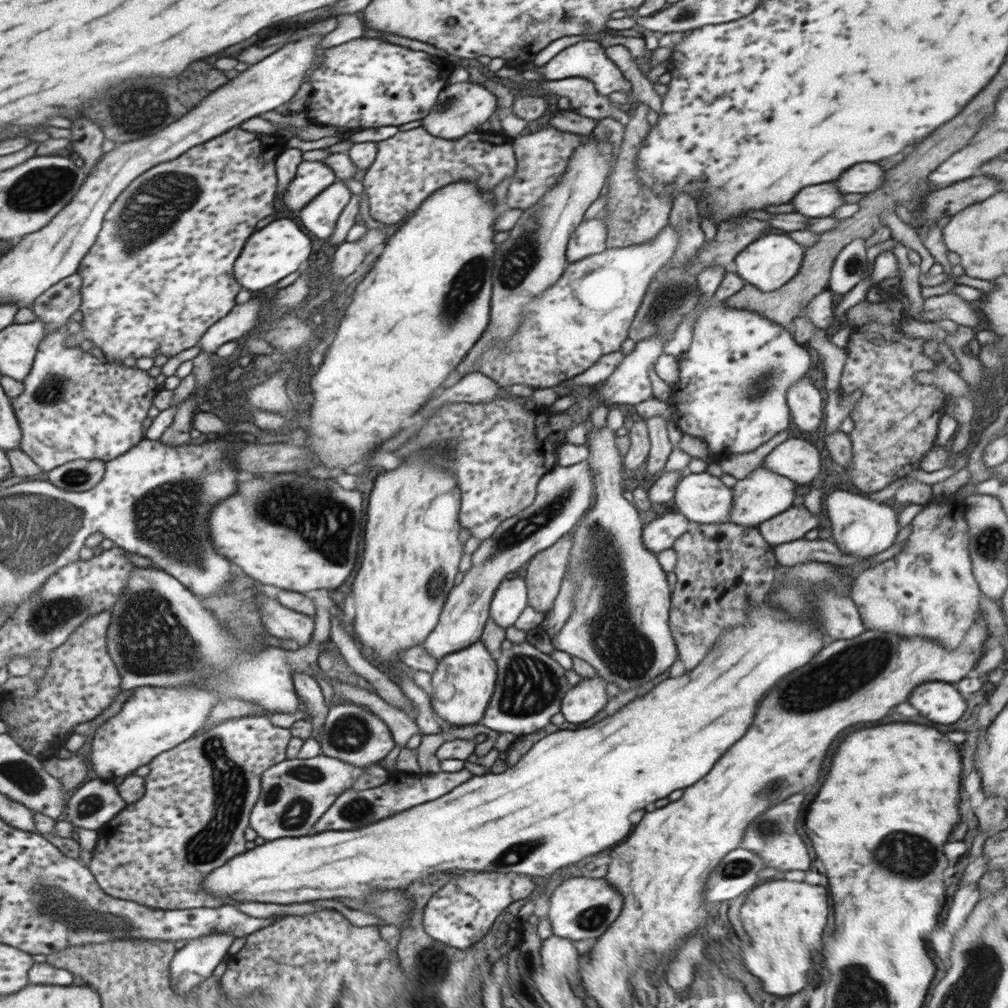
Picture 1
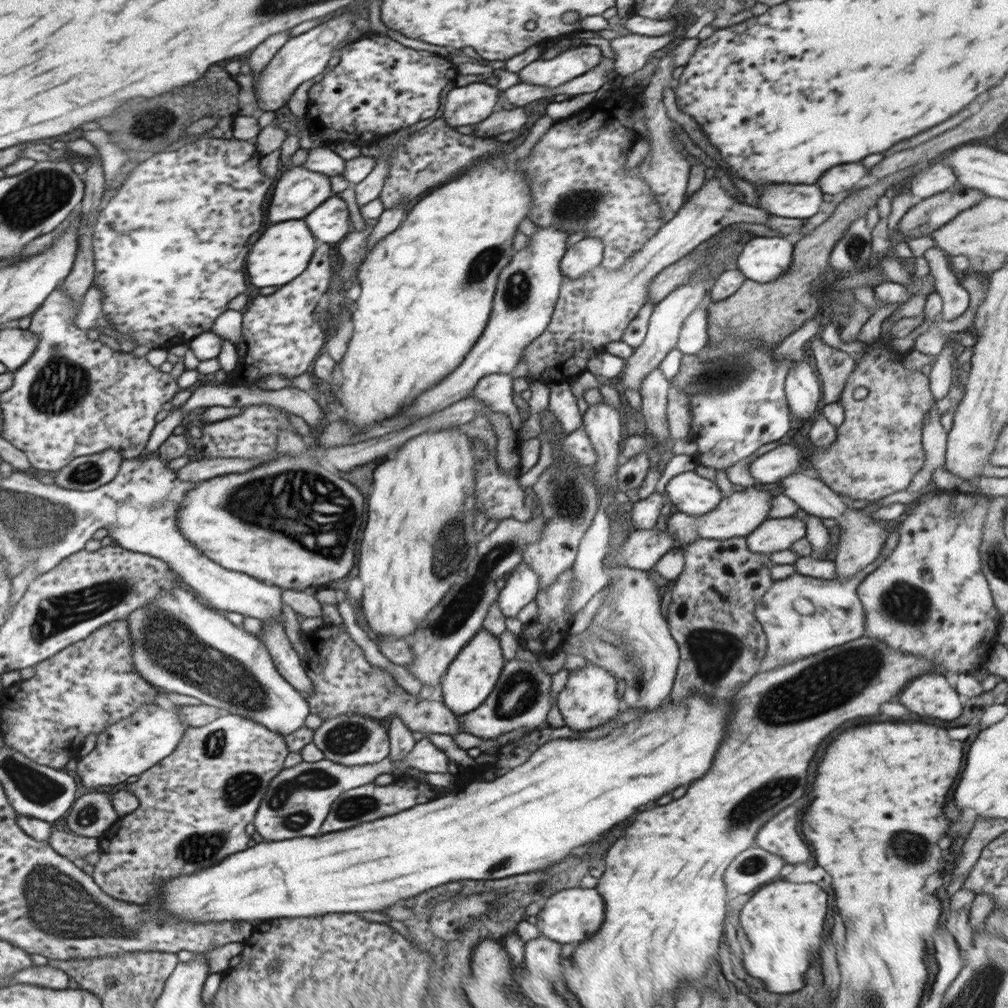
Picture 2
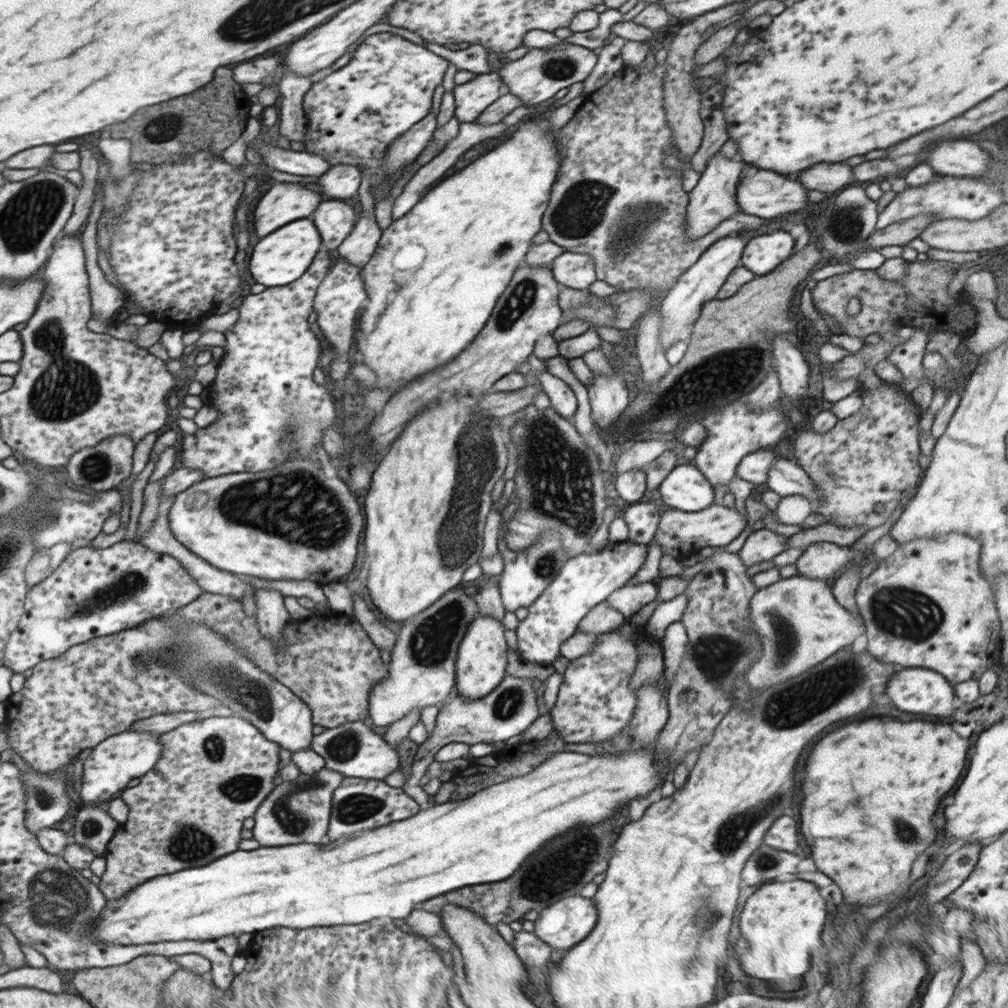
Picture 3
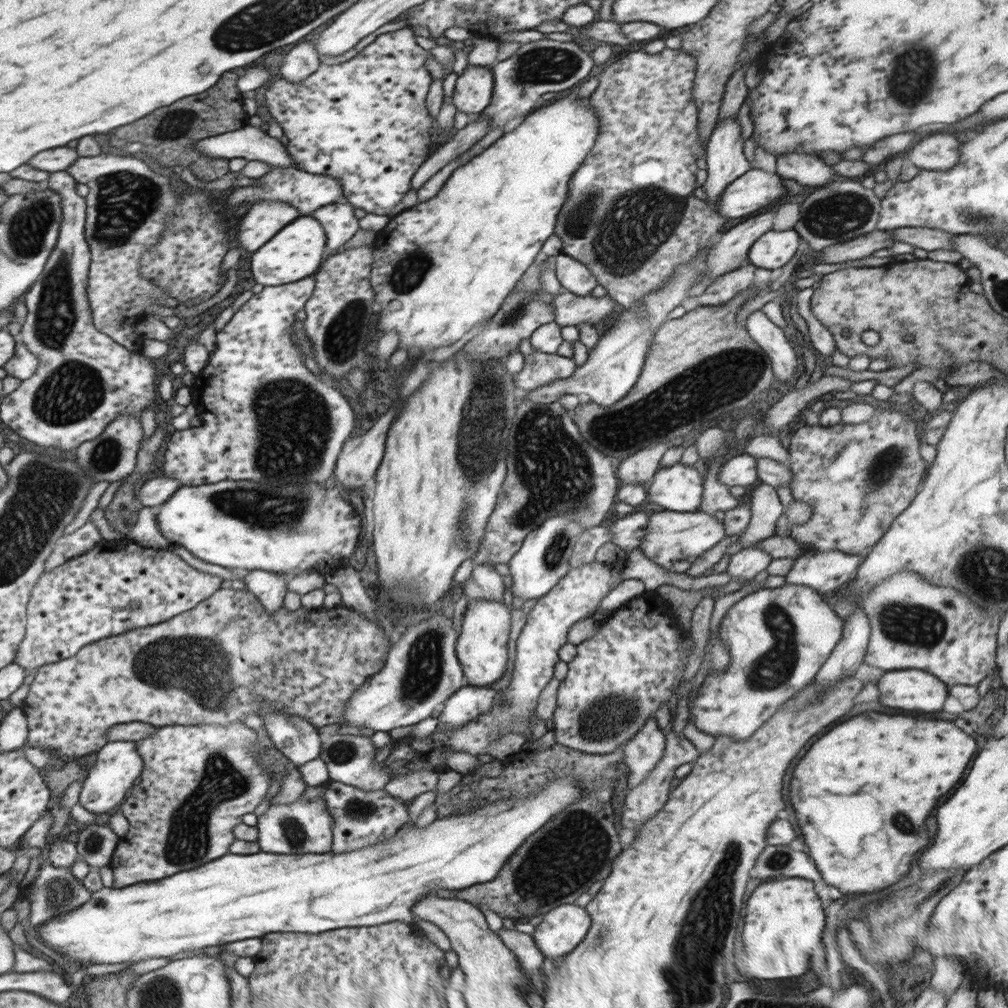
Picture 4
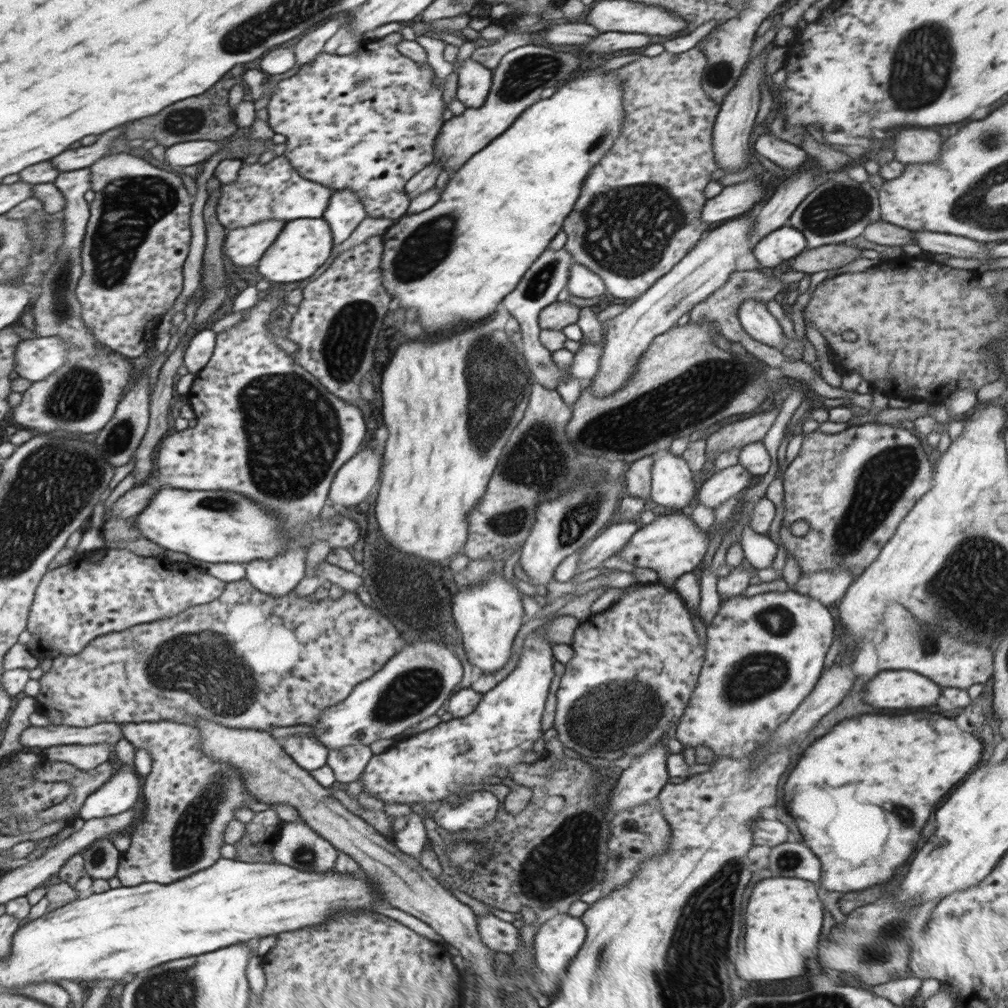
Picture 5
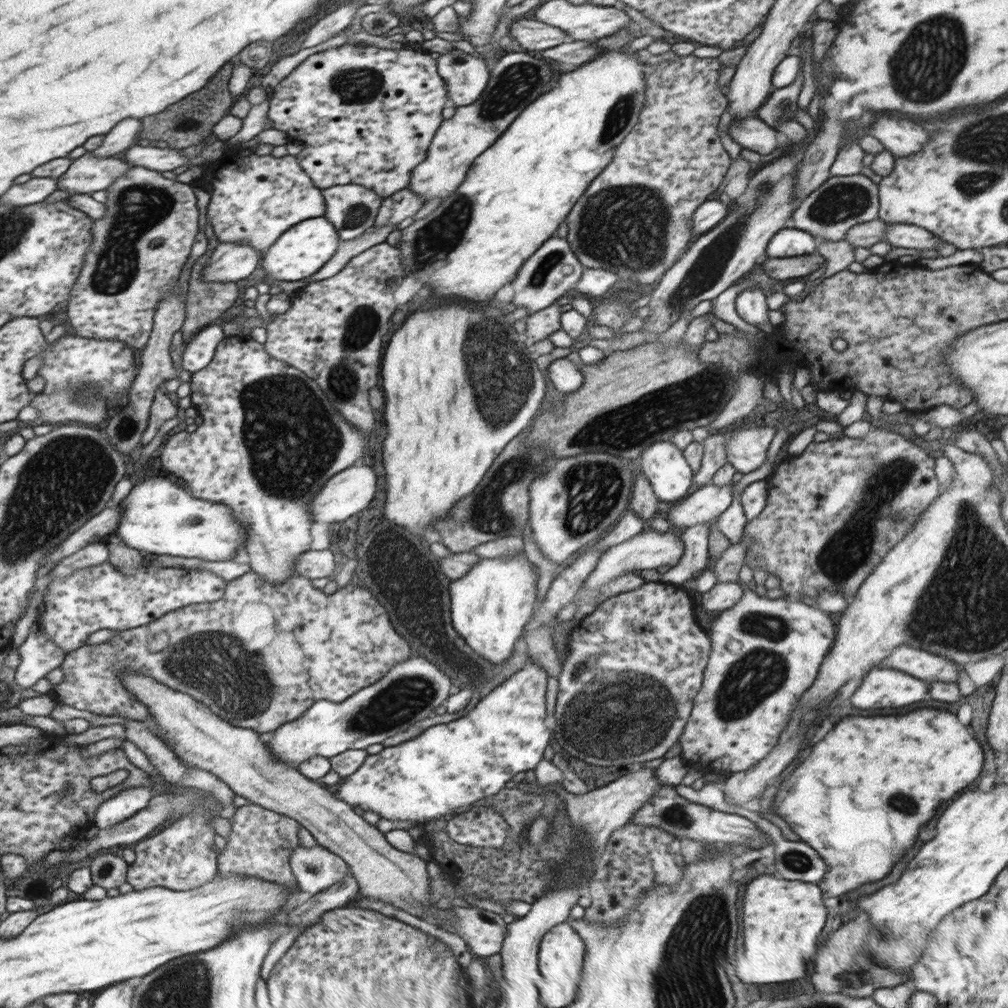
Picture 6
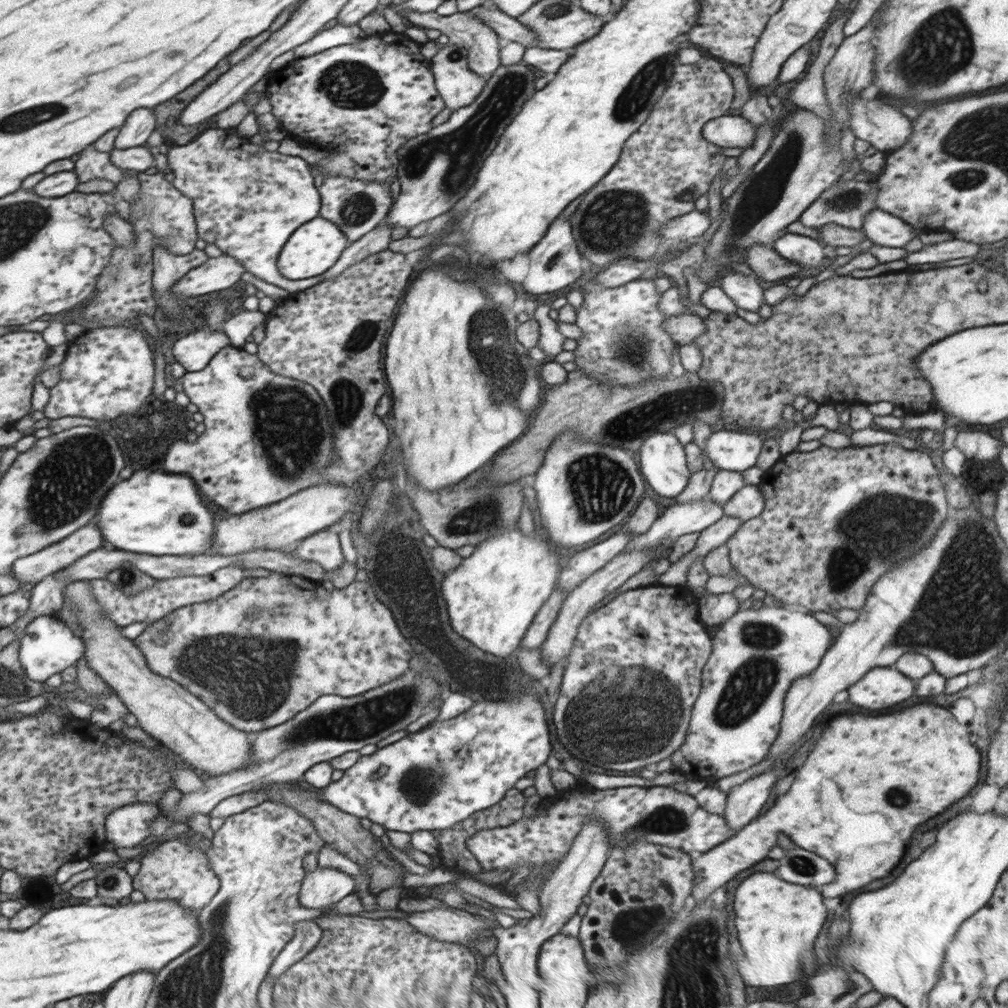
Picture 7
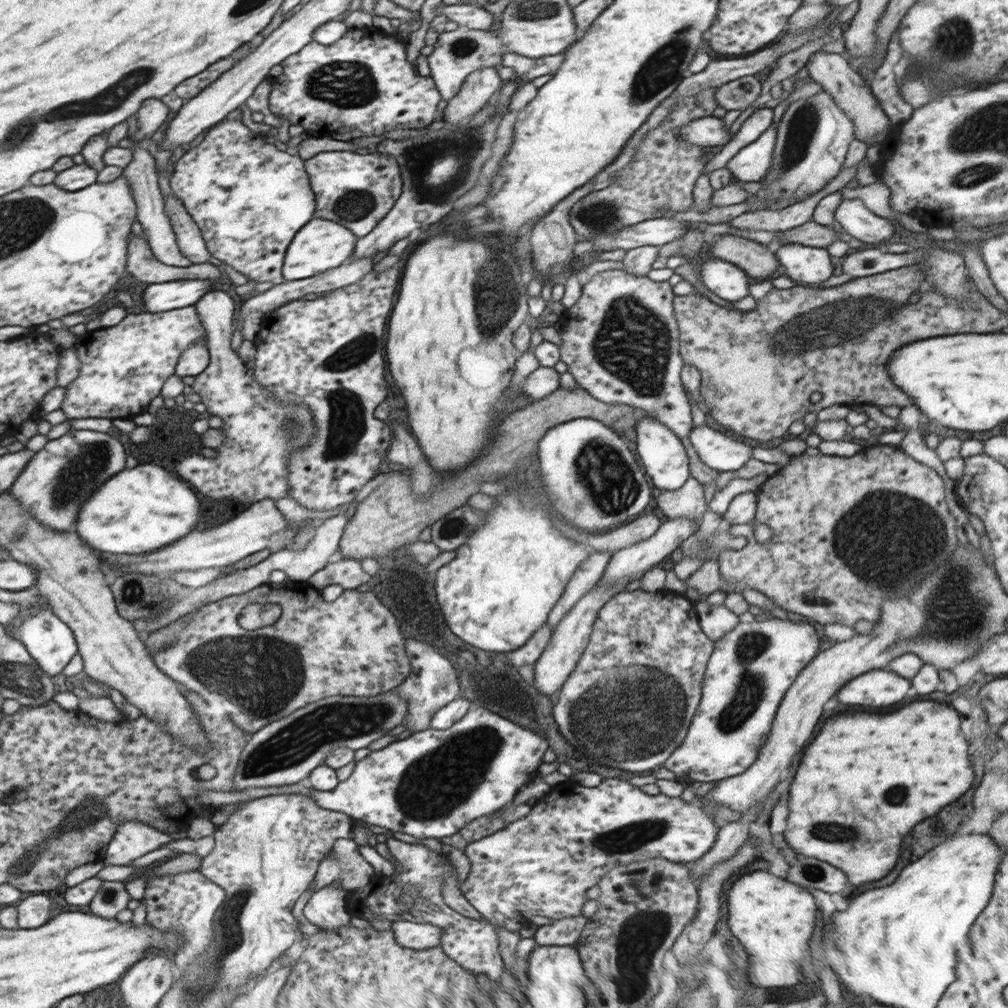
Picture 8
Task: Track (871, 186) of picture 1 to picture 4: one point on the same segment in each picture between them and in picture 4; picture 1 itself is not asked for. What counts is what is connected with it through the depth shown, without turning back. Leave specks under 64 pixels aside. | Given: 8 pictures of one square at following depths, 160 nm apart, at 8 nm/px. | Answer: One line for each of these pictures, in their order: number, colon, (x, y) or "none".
2: (840, 178)
3: (828, 178)
4: (807, 170)

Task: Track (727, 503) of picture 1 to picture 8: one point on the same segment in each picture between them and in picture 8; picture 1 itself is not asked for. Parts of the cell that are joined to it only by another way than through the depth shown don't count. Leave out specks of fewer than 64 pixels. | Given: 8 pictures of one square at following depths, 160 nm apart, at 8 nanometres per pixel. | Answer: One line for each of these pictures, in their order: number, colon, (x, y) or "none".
2: (693, 495)
3: (685, 489)
4: (679, 487)
5: (672, 484)
6: (669, 474)
7: (663, 464)
8: (665, 460)

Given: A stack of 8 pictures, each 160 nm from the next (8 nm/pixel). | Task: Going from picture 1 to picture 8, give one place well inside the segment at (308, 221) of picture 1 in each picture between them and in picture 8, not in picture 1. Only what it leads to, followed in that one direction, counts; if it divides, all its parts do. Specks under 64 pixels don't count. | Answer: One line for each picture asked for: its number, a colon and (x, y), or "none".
2: (330, 223)
3: (334, 219)
4: (340, 224)
5: (345, 211)
6: (352, 209)
7: (356, 206)
8: (356, 190)

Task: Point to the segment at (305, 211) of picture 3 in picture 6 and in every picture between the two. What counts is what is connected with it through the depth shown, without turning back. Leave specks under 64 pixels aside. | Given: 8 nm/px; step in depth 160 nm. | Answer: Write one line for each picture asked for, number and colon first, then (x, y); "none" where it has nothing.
4: (263, 220)
5: (244, 246)
6: (229, 262)

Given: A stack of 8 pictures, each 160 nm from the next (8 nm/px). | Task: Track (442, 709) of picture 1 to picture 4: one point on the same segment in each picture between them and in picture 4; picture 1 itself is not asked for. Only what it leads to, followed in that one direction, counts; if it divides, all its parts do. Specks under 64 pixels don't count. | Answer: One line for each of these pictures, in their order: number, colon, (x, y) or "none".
2: (472, 675)
3: (481, 661)
4: (482, 647)

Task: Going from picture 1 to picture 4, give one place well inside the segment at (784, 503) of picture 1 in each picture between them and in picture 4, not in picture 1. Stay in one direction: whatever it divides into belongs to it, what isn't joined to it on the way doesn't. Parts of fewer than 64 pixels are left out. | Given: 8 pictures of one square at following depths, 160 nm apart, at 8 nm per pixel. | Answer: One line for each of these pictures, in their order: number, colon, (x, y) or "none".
2: (739, 514)
3: (679, 534)
4: (673, 540)

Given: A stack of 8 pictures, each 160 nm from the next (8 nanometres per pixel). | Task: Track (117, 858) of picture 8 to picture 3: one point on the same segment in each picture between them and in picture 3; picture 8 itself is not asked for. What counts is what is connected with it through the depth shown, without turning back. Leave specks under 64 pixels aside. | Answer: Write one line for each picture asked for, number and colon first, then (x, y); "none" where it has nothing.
3: (122, 757)
4: (117, 765)
5: (123, 791)
6: (127, 803)
7: (126, 827)

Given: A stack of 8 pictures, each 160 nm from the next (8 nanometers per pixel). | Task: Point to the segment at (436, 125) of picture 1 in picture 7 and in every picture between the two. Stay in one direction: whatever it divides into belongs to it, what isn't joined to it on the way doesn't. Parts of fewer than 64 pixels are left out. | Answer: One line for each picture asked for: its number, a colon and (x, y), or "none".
2: (471, 104)
3: (471, 99)
4: (473, 90)
5: (474, 80)
6: (465, 76)
7: (458, 86)

